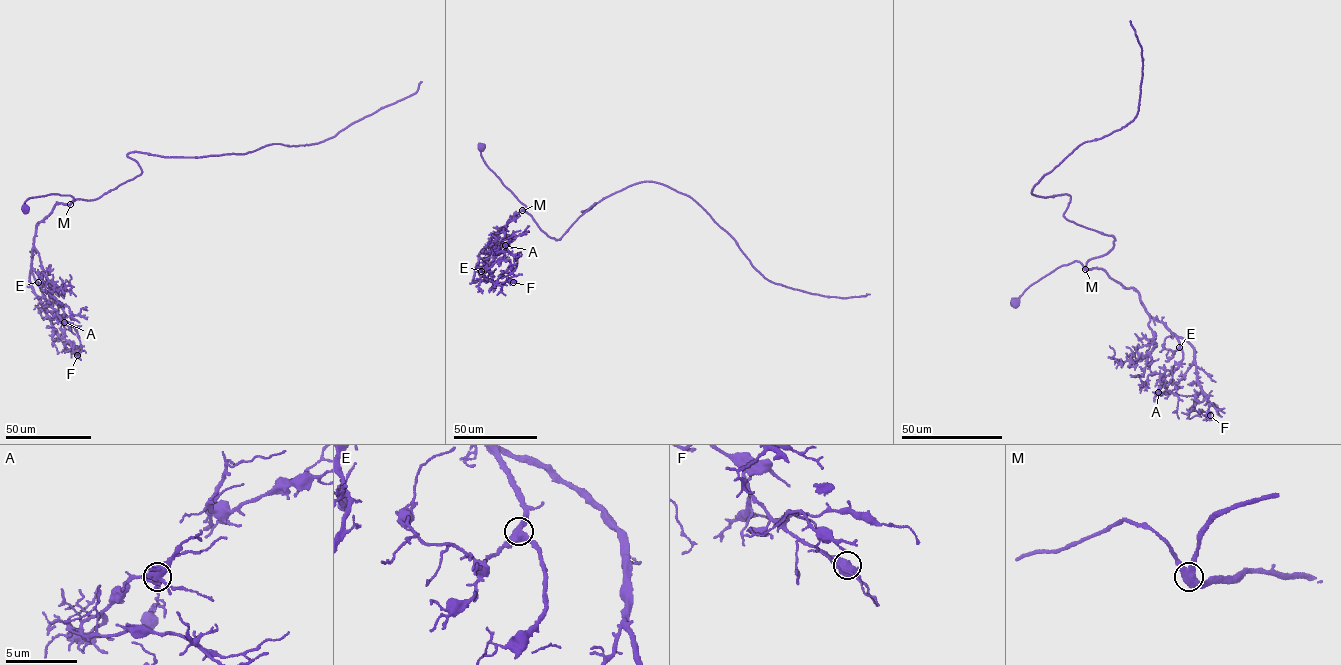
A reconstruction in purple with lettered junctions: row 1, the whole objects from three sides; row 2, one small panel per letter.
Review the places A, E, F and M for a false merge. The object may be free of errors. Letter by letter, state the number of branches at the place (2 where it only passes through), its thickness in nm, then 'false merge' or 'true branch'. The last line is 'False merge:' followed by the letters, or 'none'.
A: 3 branches meet; 480 nm thick; true branch
E: 3 branches meet; 460 nm thick; true branch
F: 3 branches meet; 440 nm thick; true branch
M: 3 branches meet; 460 nm thick; true branch
False merge: none

